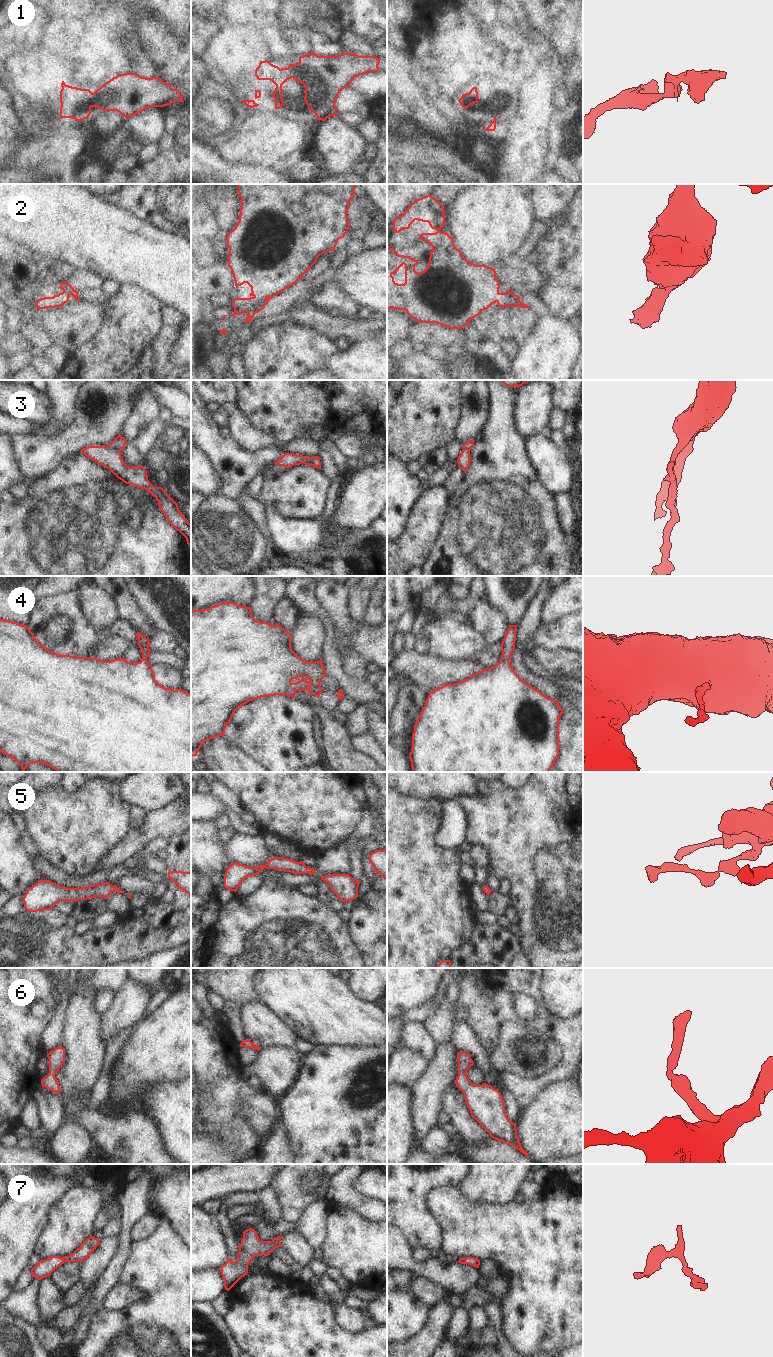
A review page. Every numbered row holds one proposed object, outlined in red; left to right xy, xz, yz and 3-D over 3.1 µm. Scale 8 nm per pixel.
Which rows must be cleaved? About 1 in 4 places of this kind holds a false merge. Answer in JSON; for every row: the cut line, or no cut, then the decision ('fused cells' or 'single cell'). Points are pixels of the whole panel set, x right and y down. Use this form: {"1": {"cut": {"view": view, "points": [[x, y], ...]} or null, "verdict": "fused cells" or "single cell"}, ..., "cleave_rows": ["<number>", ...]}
{"1": {"cut": null, "verdict": "single cell"}, "2": {"cut": null, "verdict": "single cell"}, "3": {"cut": {"view": "xy", "points": [[107, 446], [116, 449], [120, 453]]}, "verdict": "fused cells"}, "4": {"cut": null, "verdict": "single cell"}, "5": {"cut": null, "verdict": "single cell"}, "6": {"cut": null, "verdict": "single cell"}, "7": {"cut": null, "verdict": "single cell"}, "cleave_rows": ["3"]}

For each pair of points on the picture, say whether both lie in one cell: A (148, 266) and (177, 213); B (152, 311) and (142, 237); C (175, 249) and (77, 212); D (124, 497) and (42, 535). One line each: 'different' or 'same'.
A: different
B: different
C: same
D: same

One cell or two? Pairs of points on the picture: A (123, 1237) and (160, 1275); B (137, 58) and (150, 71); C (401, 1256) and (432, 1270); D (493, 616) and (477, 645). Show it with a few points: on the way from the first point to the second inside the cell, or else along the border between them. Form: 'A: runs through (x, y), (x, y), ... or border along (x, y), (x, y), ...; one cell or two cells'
A: border along (132, 1242), (129, 1255), (123, 1266); two cells
B: runs through (140, 61), (147, 68); one cell
C: runs through (409, 1264), (419, 1269), (424, 1269); one cell
D: border along (472, 626), (489, 645); two cells

